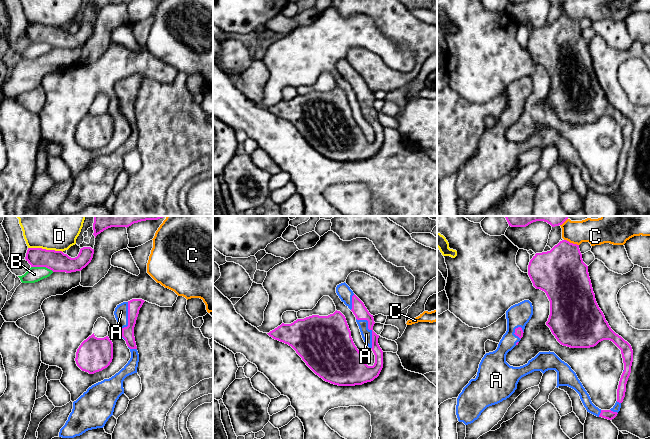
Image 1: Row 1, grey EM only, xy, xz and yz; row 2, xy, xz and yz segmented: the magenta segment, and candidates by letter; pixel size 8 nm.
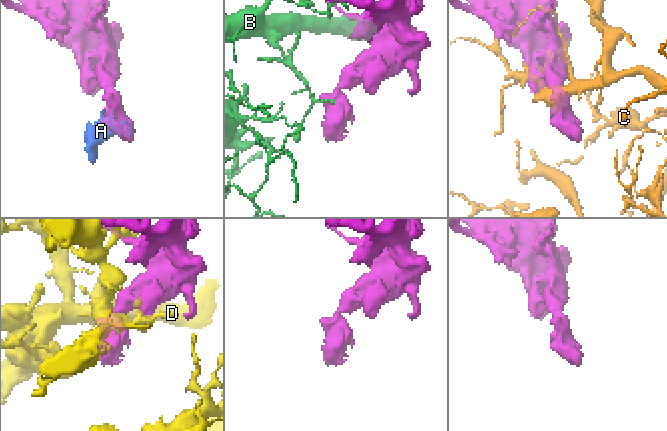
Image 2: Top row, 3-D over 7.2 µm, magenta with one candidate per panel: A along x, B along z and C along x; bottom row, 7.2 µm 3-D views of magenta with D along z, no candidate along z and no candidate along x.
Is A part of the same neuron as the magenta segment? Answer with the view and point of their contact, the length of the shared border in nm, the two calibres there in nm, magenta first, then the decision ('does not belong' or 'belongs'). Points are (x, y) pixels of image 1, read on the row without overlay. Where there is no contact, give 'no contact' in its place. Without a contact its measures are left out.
contact xy (128, 97); length 300 nm; calibres 110 and 110 nm; belongs

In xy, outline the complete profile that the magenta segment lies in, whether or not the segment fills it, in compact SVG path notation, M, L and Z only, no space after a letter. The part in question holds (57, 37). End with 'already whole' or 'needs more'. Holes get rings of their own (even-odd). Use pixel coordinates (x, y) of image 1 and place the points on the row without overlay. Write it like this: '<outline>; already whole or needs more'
M83 23L77 33L71 34L62 27L28 24L26 37L31 43L46 43L53 48L76 48L85 44L92 36L94 25Z; already whole

